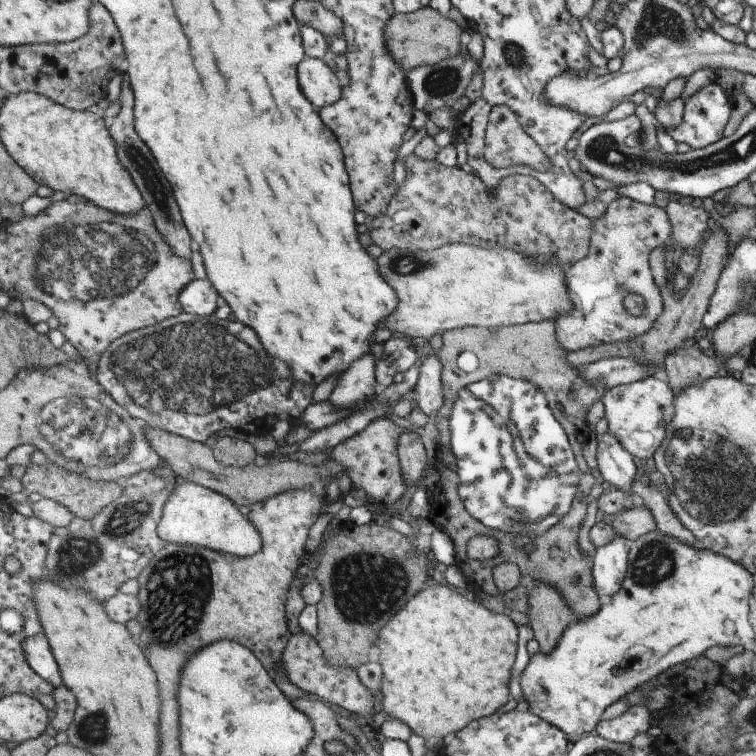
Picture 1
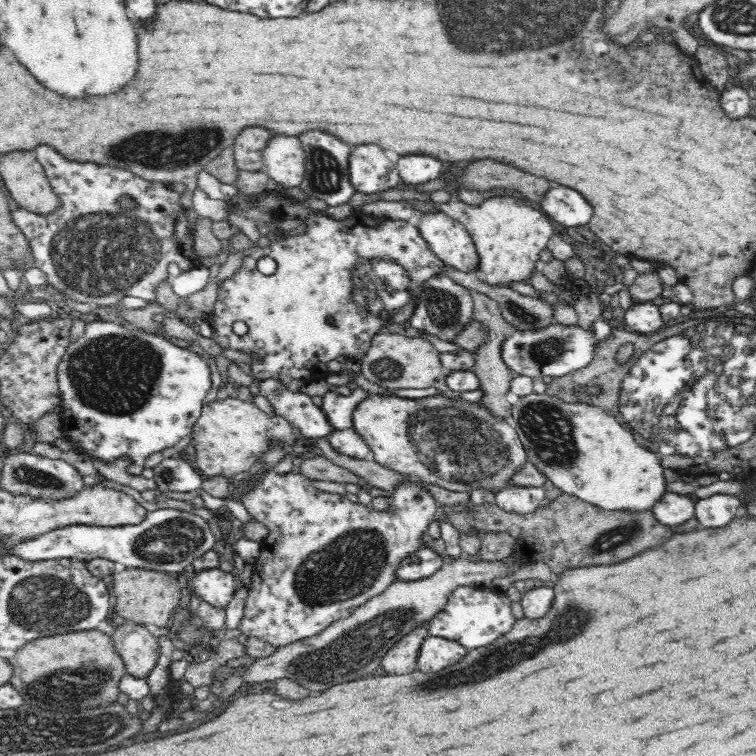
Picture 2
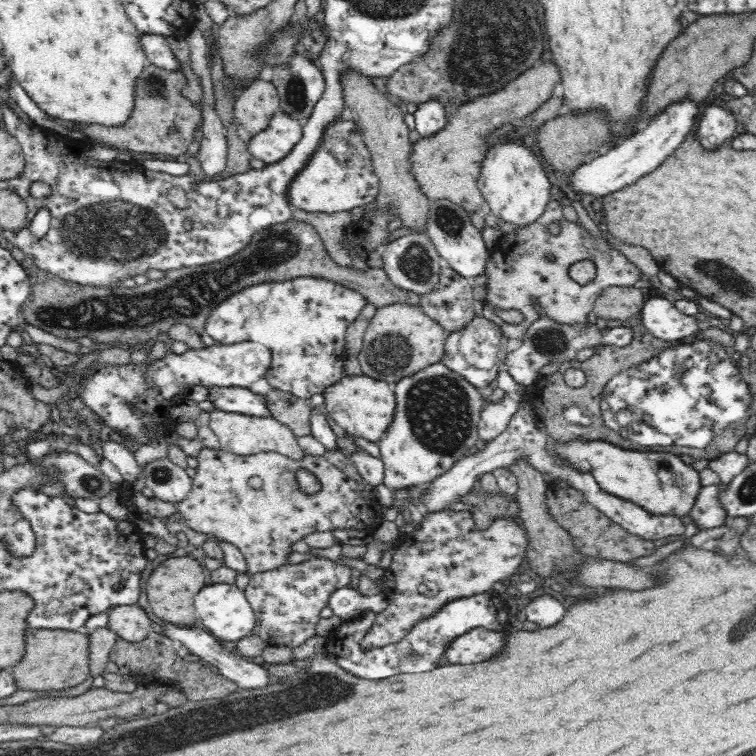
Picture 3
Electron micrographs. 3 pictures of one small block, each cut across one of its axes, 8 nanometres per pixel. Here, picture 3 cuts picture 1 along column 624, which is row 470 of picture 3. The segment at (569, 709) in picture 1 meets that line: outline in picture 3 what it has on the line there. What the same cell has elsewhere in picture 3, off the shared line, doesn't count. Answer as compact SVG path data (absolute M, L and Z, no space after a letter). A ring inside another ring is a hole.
M551 438L549 448L551 448L551 452L565 458L576 469L592 473L603 490L633 502L641 506L646 512L656 516L675 516L681 519L682 516L686 516L691 511L700 489L703 488L700 484L699 472L694 470L692 465L684 464L676 454L668 454L668 452L628 452L628 450L622 450L614 444L606 444L606 441L592 442L590 445L583 442L572 442L572 445L562 446L554 438Z

